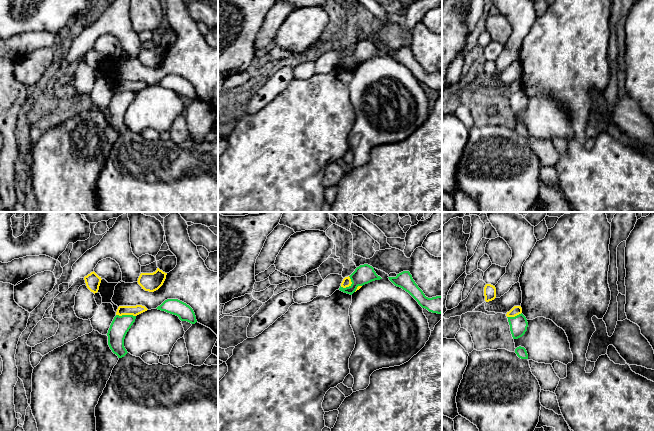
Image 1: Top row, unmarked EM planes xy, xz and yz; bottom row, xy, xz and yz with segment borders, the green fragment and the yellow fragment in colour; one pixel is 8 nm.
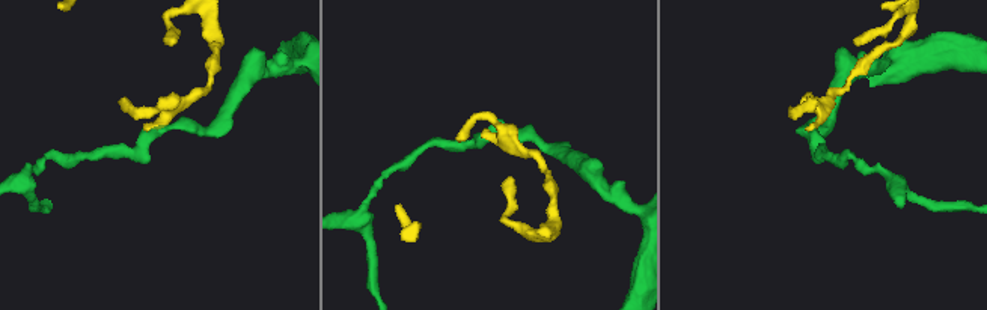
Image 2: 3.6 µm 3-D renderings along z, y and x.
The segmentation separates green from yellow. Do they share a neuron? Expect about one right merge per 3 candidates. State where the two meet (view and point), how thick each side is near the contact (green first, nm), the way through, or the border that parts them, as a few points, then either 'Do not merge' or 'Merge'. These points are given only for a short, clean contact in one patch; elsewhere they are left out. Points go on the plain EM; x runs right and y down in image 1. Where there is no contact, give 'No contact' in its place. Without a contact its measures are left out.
Touches green at xy (126, 91). Thickness 150 nm (green) against 80 nm. Boundary: xy (116, 90), (135, 92). Do not merge

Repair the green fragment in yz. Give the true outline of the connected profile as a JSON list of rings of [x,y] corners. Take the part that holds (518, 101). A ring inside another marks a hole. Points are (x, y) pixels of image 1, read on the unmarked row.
[[[521,89],[515,93],[507,93],[507,94],[513,115],[518,115],[522,113],[527,107],[528,103],[526,93]]]

